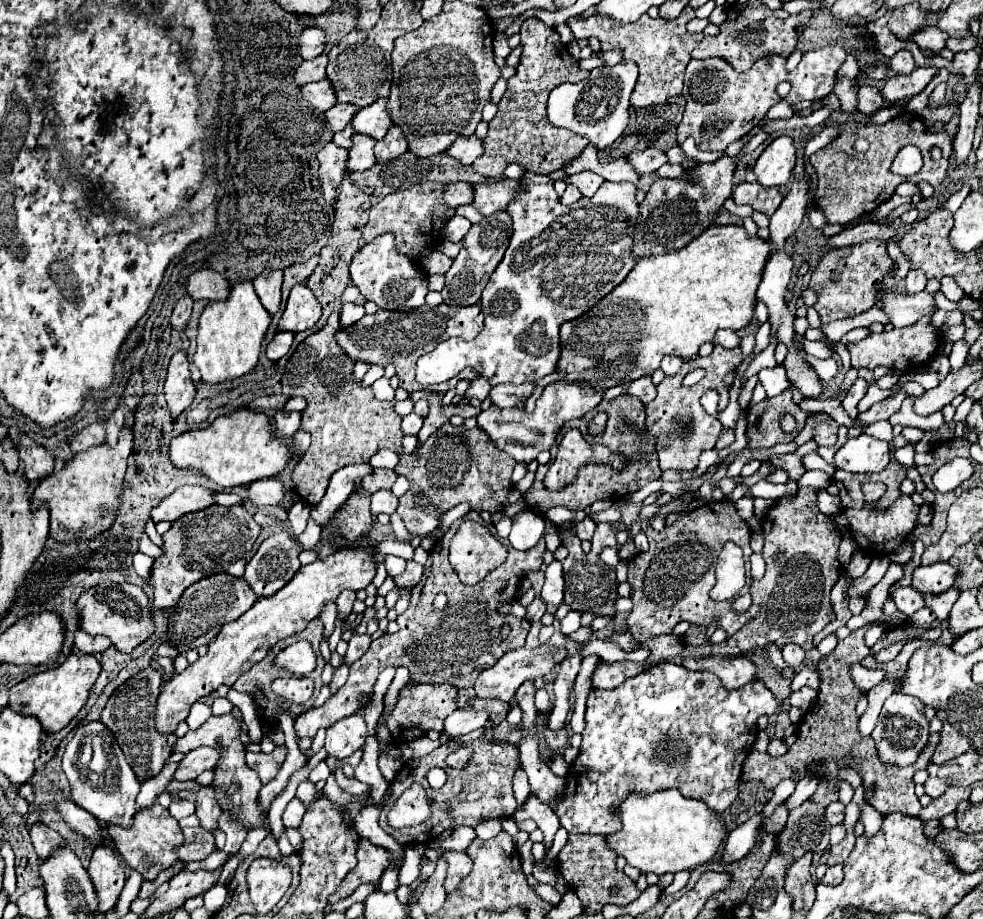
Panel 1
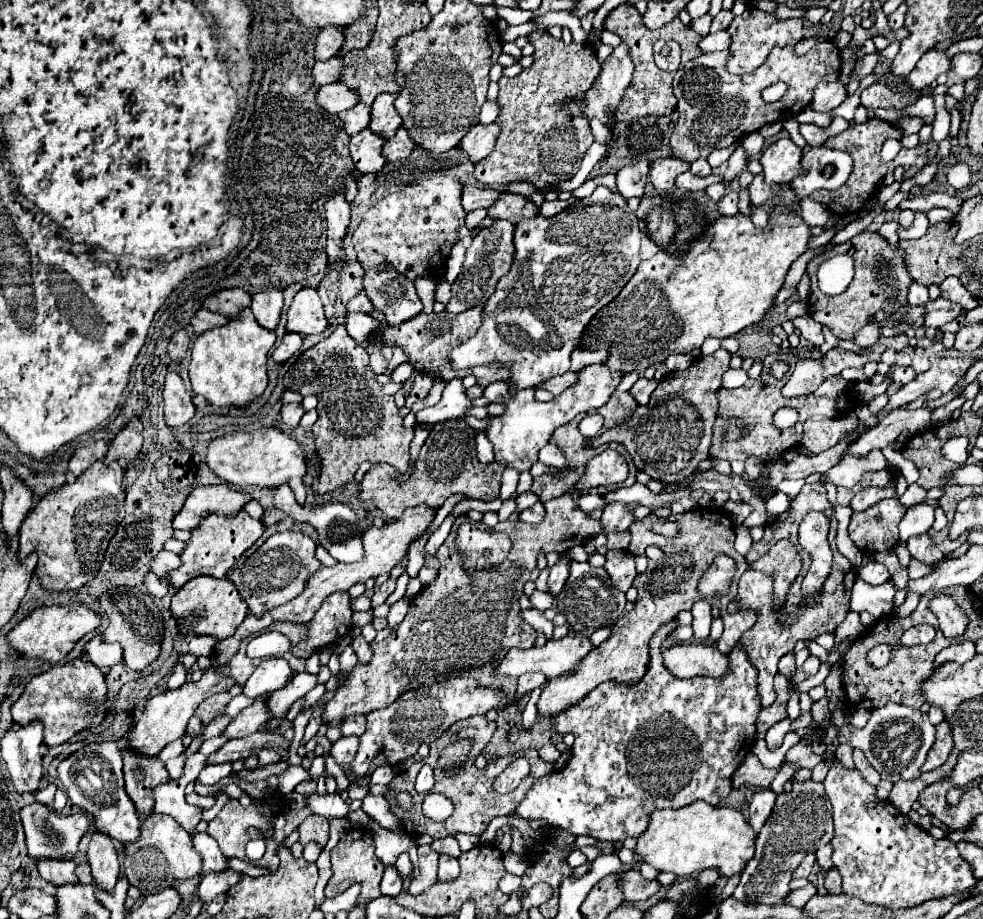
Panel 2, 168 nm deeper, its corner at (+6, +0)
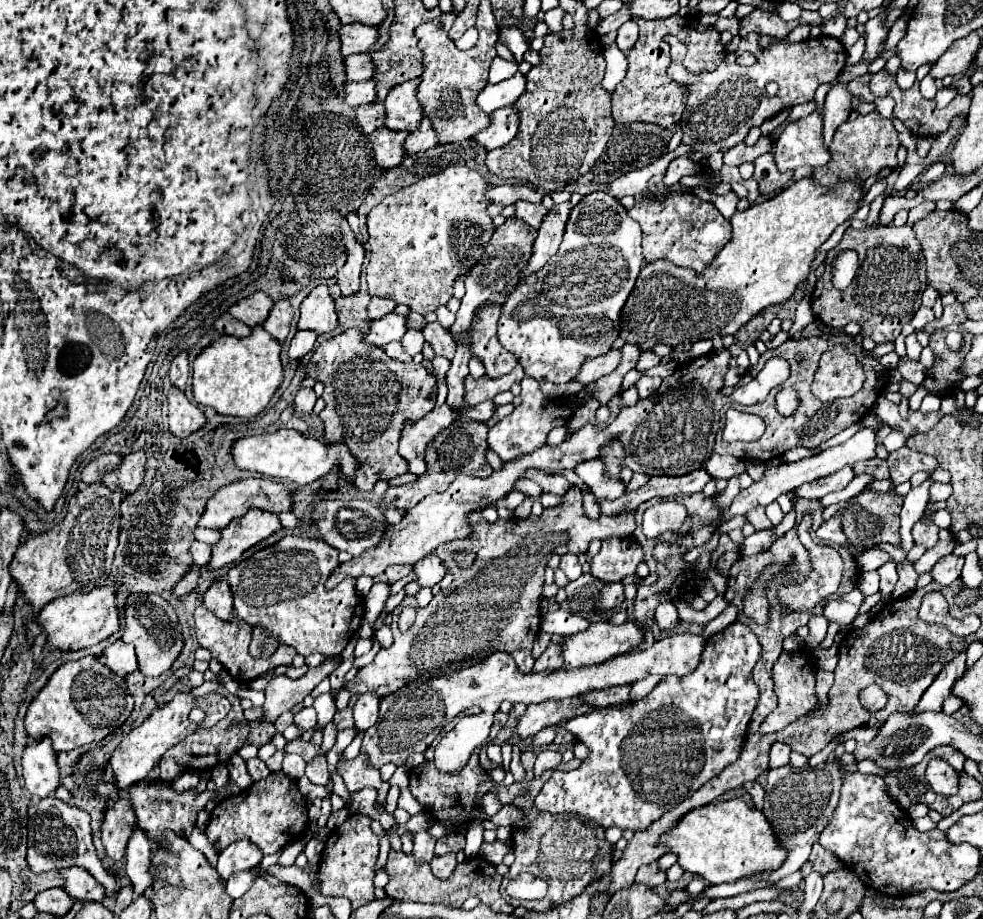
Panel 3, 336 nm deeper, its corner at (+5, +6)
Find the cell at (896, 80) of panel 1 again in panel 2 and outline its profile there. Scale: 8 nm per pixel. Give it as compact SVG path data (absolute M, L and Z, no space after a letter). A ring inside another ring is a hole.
M927 51L923 57L921 57L921 63L917 63L917 67L911 71L909 75L909 83L911 83L911 89L915 91L921 91L923 87L931 85L941 73L947 73L951 69L951 55L947 55L947 51Z

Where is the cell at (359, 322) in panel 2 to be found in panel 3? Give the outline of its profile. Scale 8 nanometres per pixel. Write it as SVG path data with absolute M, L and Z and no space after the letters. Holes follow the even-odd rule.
M388 313L380 319L370 319L370 325L362 333L362 337L366 337L366 341L370 341L370 345L384 347L390 341L400 341L404 333L406 333L404 317Z

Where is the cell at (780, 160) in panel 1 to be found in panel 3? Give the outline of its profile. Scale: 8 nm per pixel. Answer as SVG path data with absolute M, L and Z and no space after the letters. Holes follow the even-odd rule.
M816 109L806 119L788 123L774 147L774 161L780 171L798 167L820 167L830 159L830 151L822 147L822 119Z

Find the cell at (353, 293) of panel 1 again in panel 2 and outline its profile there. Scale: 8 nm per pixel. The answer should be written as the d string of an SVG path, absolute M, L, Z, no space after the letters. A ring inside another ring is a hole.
M361 293L361 295L357 295L357 299L349 301L349 313L355 313L355 311L371 313L373 309L375 309L375 307L373 307L373 303L367 299L367 295L365 295L365 293Z

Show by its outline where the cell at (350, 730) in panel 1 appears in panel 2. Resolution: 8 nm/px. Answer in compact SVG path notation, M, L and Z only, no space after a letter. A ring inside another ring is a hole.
M351 715L341 725L343 735L361 735L365 731L365 715Z

